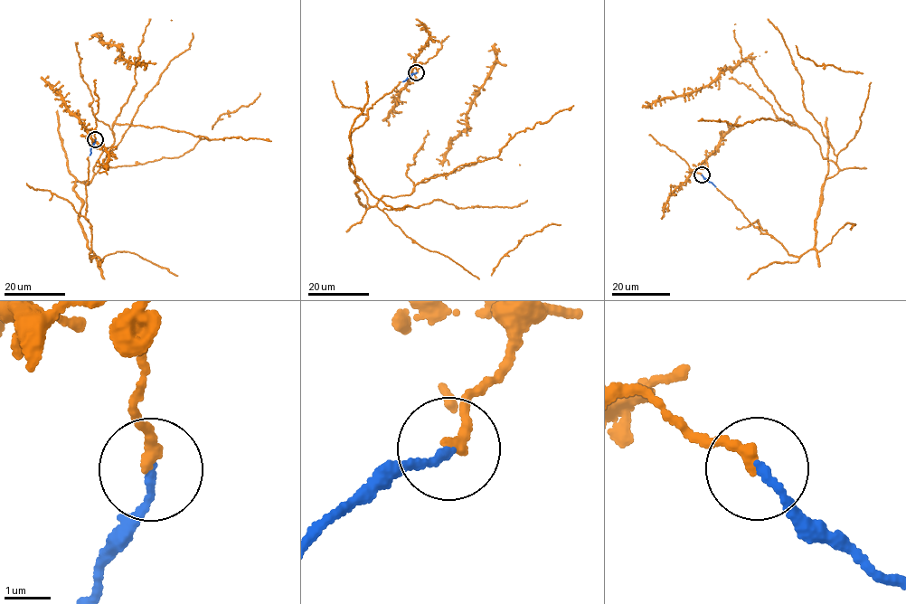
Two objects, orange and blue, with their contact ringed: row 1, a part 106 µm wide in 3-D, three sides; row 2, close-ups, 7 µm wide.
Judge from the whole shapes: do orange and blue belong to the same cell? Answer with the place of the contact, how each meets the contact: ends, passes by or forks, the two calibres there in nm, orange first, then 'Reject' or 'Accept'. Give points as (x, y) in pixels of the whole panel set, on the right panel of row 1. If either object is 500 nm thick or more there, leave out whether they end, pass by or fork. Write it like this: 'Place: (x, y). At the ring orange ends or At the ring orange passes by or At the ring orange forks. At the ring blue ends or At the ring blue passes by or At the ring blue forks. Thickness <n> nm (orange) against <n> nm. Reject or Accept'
Place: (702, 174). At the ring orange ends. At the ring blue ends. Thickness 240 nm (orange) against 160 nm. Accept

